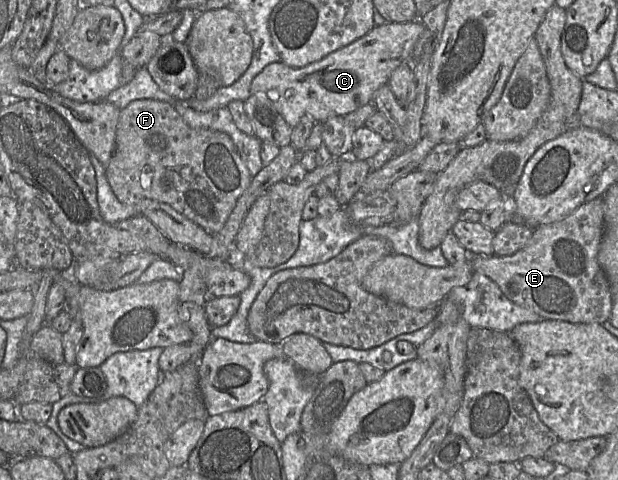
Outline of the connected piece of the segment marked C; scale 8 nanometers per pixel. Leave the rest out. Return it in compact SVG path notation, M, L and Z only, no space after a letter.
M417 18L406 23L387 22L375 26L349 45L305 67L293 68L281 61L271 63L253 79L251 94L264 94L292 128L303 116L310 116L316 122L322 122L332 116L345 116L372 102L374 93L382 85L388 84L391 73L403 62L411 59L414 45L424 32L424 28L425 25Z

